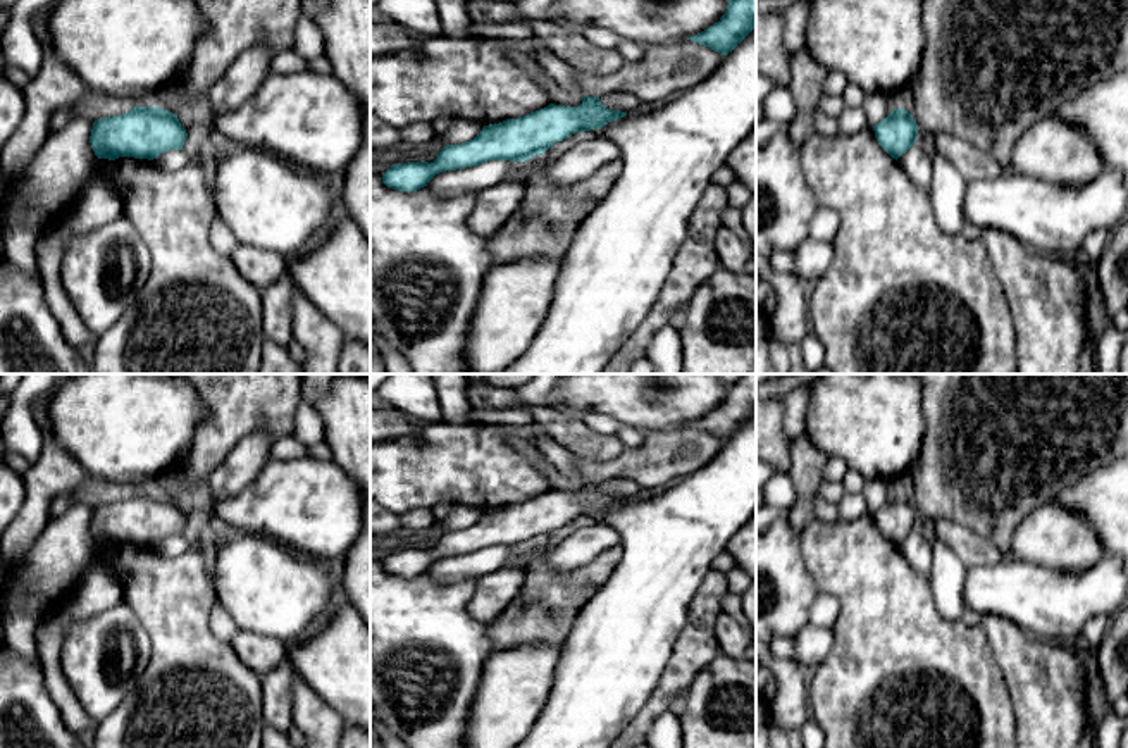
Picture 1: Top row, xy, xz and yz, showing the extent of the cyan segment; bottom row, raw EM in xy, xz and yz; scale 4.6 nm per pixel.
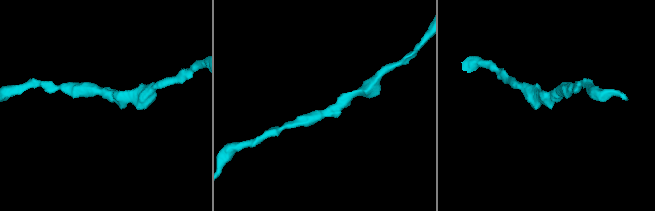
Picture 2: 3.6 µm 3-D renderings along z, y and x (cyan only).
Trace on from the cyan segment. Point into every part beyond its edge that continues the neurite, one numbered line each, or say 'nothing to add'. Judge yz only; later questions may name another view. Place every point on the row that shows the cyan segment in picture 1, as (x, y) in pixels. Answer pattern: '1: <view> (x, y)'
nothing to add

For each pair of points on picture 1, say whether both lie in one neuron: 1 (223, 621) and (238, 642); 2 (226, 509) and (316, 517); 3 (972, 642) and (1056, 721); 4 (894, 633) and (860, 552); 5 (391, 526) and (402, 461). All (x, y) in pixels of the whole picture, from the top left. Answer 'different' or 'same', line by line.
1: different
2: same
3: different
4: same
5: different

